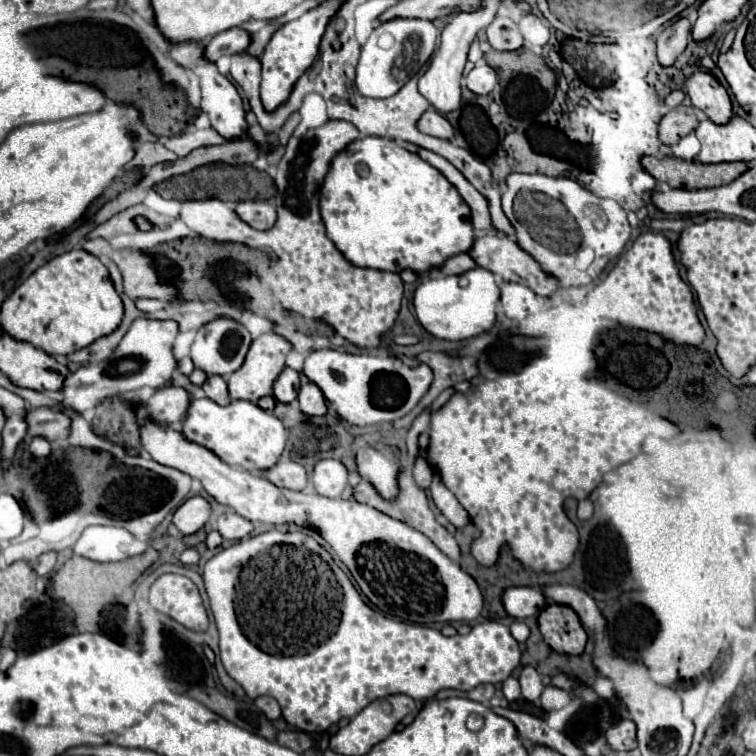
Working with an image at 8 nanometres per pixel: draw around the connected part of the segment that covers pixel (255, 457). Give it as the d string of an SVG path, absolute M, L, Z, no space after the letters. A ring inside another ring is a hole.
M193 399L183 425L185 439L211 449L221 461L231 467L243 467L247 471L267 471L277 465L285 449L285 429L283 423L259 409L249 401L231 401L227 407L217 405L211 399Z

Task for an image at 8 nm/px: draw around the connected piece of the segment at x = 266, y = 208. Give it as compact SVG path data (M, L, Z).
M241 201L235 211L247 225L251 225L253 229L261 229L261 231L271 229L277 219L275 207L263 201Z

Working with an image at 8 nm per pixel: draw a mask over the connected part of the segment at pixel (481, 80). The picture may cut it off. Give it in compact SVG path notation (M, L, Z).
M489 65L475 67L467 77L465 77L467 89L471 89L475 95L489 95L491 89L497 85L497 75Z

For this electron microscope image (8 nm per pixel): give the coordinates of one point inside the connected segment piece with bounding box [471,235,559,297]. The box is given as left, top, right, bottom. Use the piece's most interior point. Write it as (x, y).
(497, 254)

